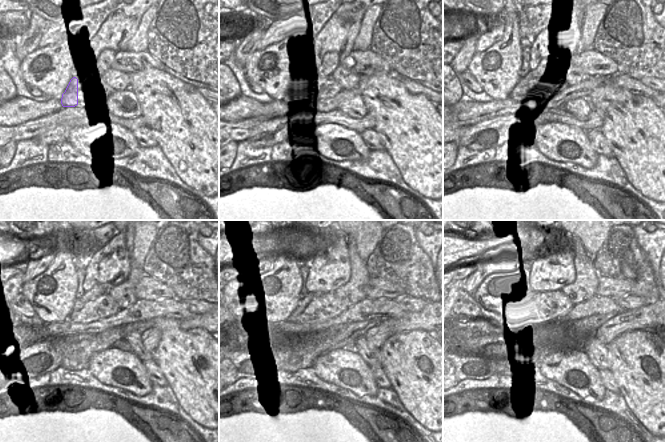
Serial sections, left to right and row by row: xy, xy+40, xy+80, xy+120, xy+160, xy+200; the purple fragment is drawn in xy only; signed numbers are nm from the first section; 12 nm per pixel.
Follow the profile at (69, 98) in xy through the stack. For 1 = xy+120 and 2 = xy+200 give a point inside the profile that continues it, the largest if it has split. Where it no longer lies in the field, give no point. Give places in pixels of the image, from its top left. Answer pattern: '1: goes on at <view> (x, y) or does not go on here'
1: goes on at xy+120 (104, 306)
2: goes on at xy+200 (548, 307)

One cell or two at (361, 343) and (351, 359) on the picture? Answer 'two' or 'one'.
two

